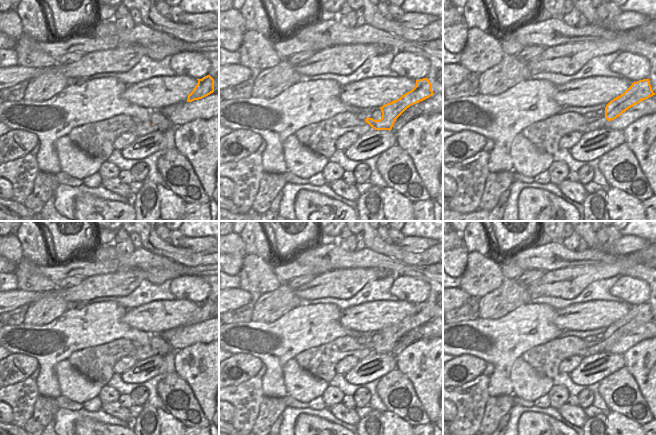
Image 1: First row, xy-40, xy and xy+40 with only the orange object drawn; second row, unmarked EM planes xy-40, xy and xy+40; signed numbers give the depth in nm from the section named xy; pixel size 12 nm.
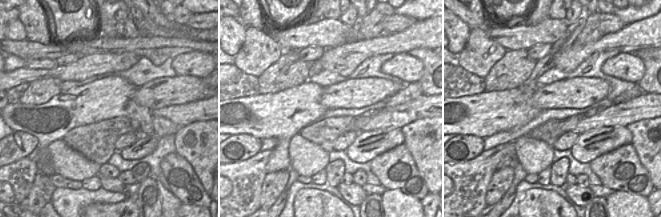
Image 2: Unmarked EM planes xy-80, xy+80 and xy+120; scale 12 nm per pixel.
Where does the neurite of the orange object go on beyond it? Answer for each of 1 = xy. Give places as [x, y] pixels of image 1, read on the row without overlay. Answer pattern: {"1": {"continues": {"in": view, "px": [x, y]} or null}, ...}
{"1": {"continues": {"in": "xy", "px": [320, 361]}}}

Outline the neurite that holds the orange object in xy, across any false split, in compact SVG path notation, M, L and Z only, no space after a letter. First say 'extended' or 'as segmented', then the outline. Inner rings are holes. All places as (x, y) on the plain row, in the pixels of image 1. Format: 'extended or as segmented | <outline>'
extended | M427 302L416 304L416 310L409 316L380 331L380 344L366 342L360 344L357 338L343 336L330 343L305 350L294 357L297 363L313 376L327 383L336 374L336 364L347 356L355 356L359 361L373 353L391 354L396 343L410 330L434 319L432 309Z

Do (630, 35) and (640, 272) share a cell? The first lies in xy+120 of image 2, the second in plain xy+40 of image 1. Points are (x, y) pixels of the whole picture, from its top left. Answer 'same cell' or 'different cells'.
different cells

